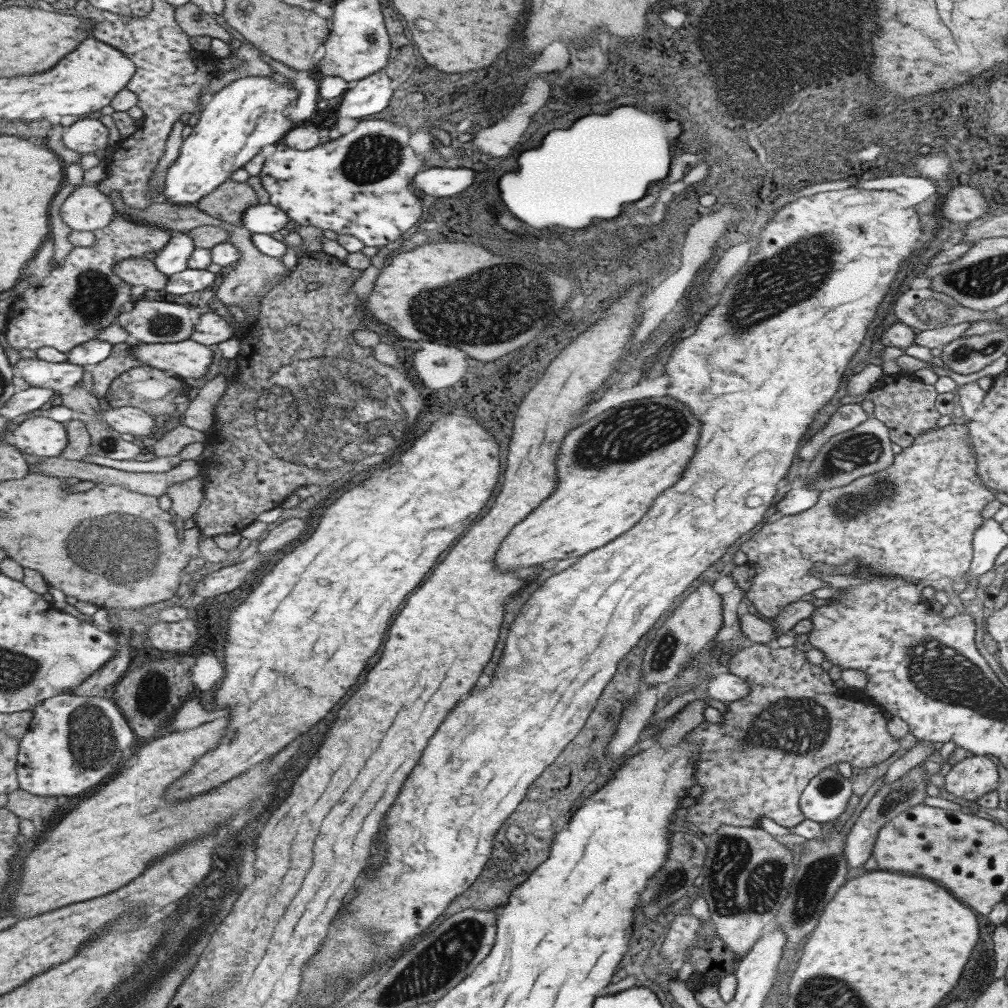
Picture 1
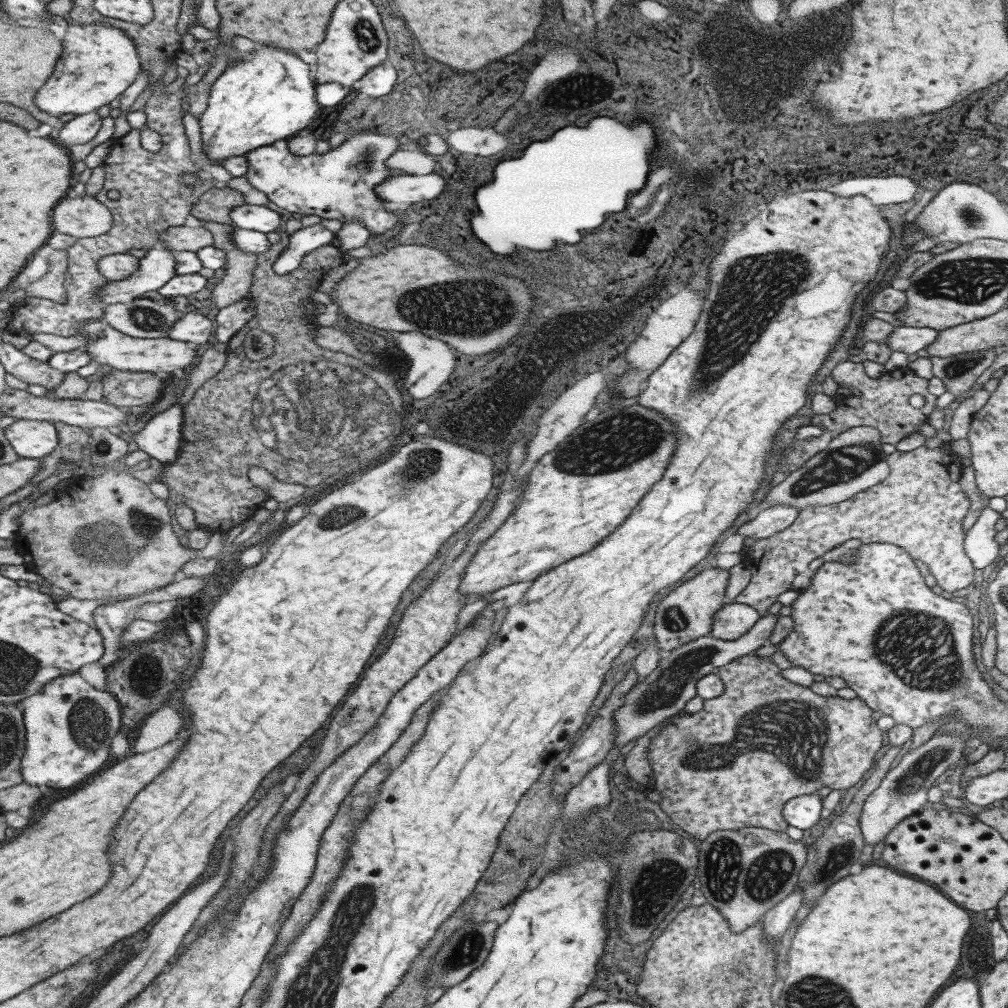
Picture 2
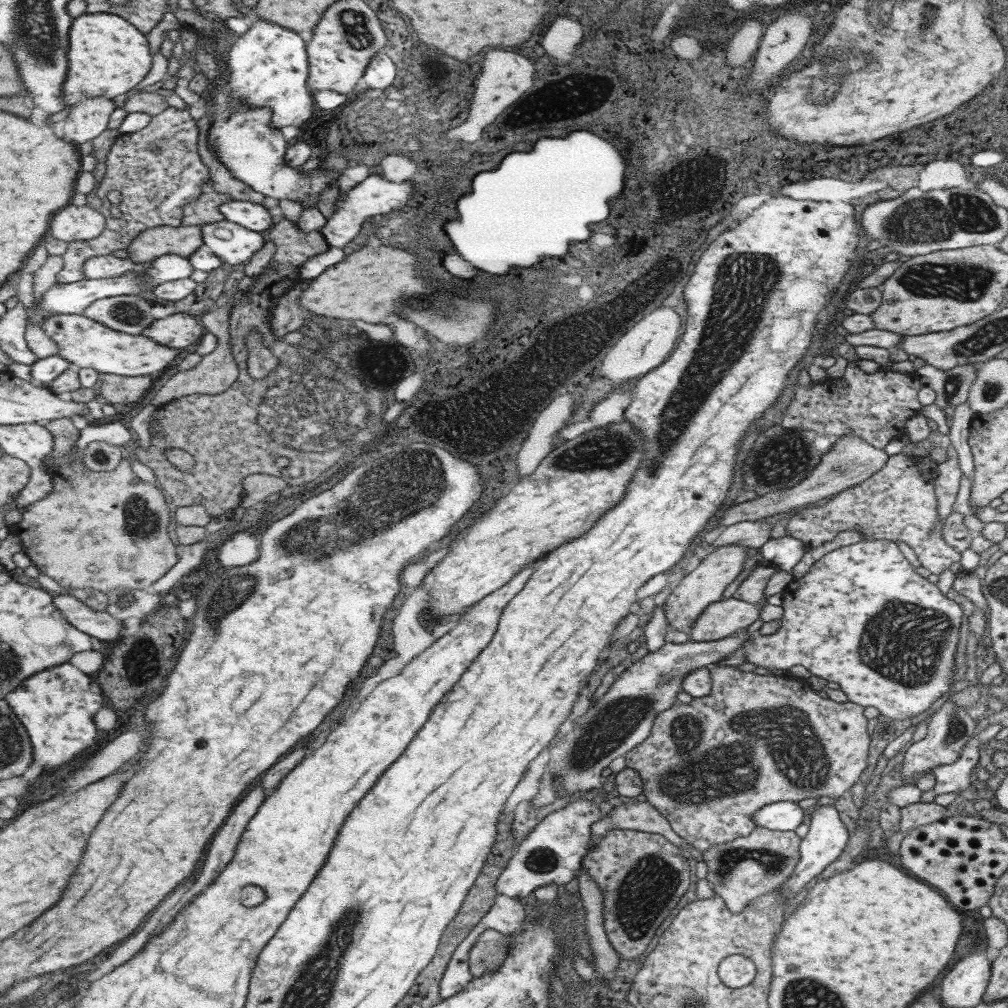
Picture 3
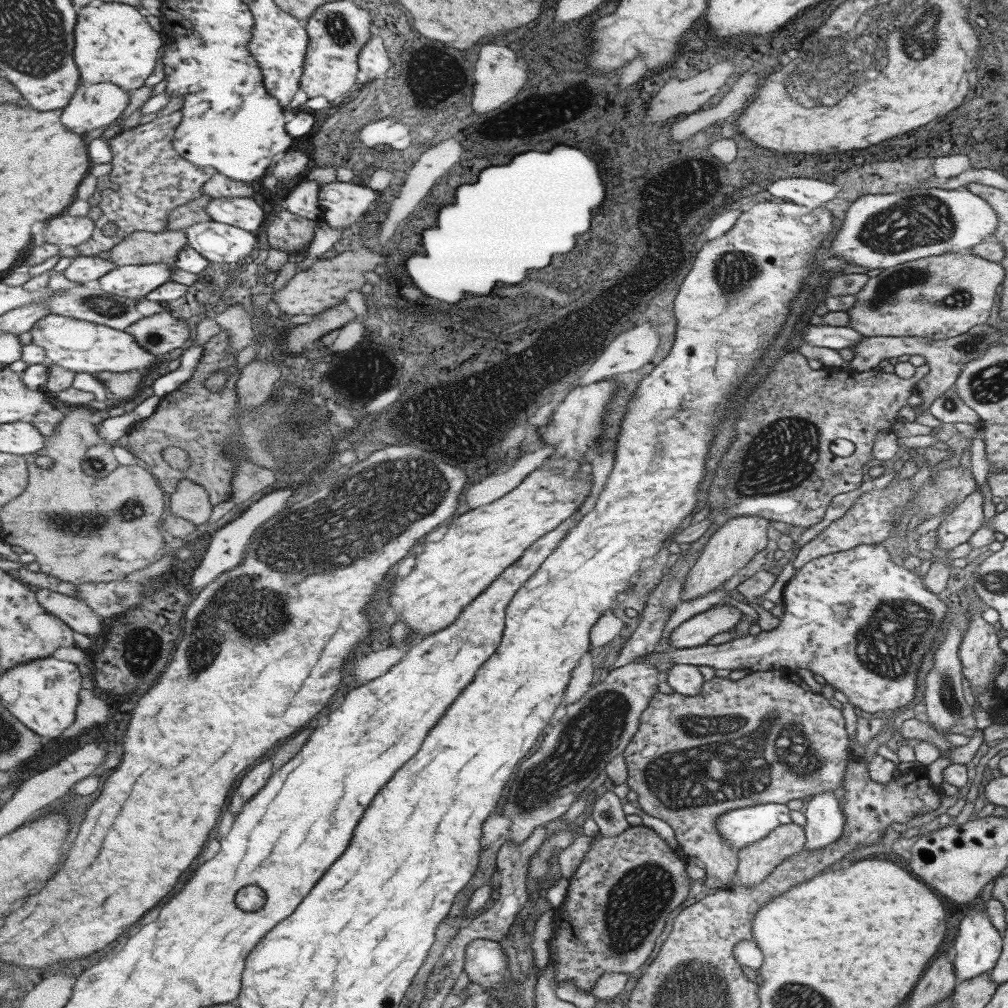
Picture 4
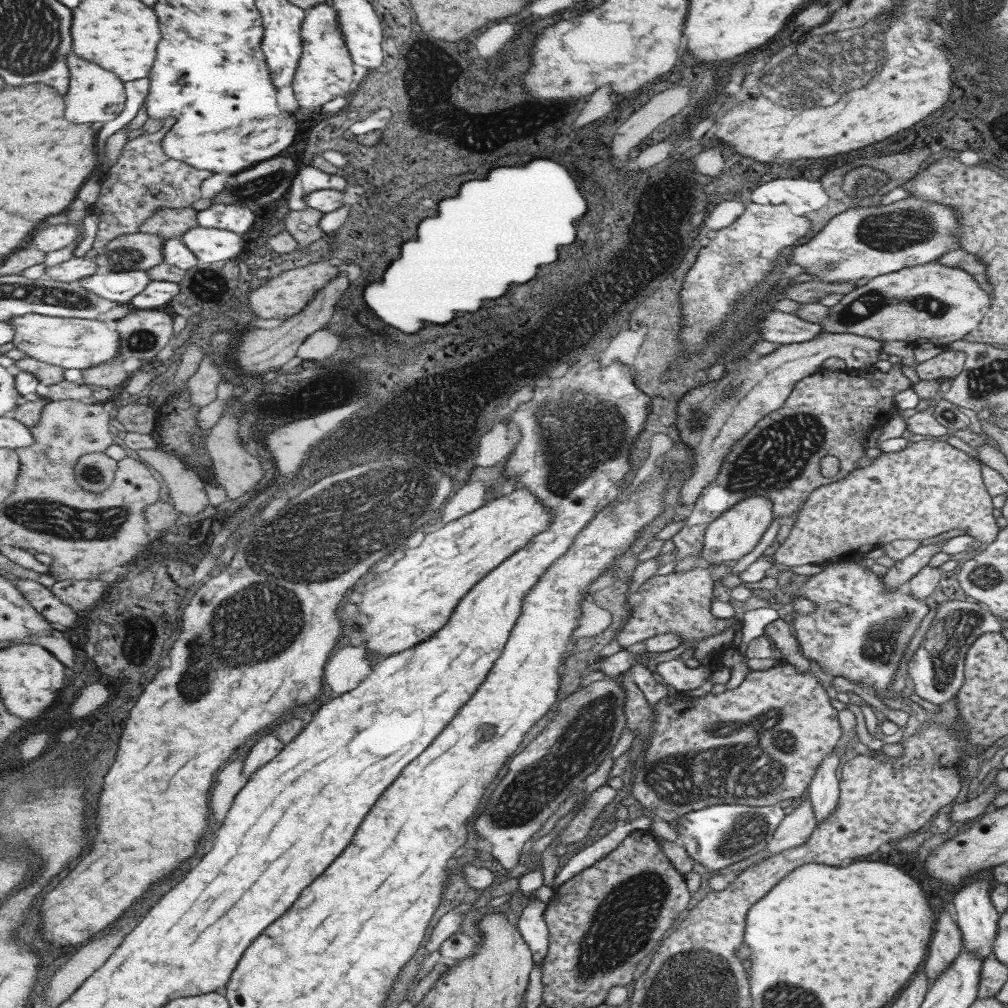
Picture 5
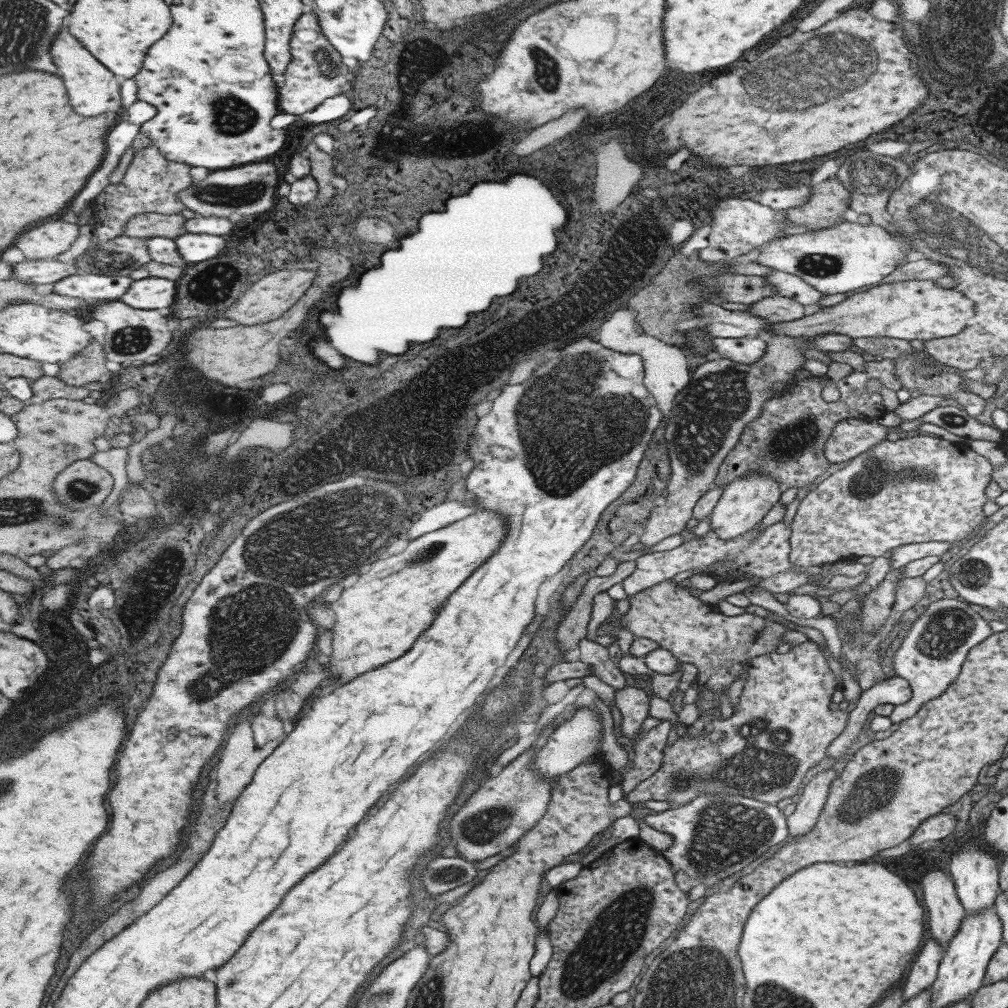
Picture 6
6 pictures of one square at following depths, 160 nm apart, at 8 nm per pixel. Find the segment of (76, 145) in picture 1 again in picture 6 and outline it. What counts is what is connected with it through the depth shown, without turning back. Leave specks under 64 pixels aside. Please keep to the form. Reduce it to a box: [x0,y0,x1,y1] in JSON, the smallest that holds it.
[51,26,122,116]

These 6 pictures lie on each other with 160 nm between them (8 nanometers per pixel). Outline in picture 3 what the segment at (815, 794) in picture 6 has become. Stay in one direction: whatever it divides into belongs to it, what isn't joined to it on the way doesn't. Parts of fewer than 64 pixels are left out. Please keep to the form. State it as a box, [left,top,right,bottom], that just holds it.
[701,827,800,913]

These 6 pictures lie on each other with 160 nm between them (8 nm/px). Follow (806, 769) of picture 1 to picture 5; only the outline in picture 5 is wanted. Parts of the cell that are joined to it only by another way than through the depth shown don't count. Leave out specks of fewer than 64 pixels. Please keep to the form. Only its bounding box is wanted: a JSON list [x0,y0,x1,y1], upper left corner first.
[616,661,841,824]

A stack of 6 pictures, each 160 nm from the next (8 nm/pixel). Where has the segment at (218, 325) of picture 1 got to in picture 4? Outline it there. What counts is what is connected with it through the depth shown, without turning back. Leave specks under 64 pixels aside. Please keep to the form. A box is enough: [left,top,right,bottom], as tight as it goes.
[126,310,191,357]

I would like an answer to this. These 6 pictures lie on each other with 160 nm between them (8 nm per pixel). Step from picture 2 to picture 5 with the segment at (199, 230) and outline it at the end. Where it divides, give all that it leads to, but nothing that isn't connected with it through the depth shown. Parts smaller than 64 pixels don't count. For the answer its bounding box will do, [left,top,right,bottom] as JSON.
[95,232,165,272]

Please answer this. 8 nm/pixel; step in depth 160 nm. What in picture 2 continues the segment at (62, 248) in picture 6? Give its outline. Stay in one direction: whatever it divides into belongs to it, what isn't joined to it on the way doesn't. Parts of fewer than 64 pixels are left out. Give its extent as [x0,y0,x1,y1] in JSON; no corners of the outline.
[54,195,113,238]

